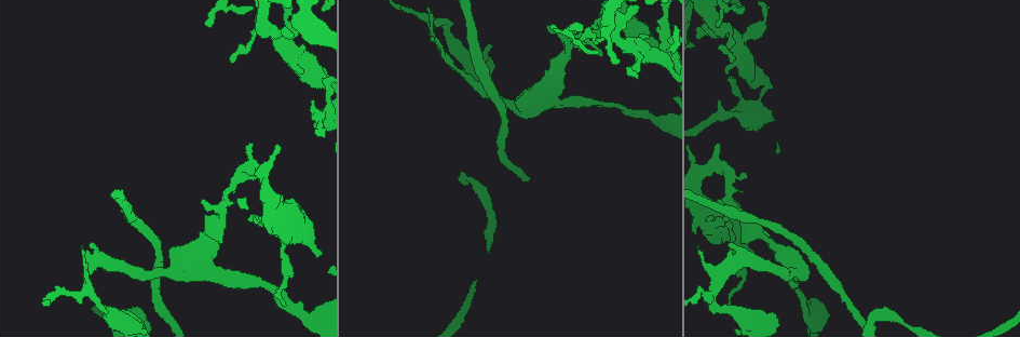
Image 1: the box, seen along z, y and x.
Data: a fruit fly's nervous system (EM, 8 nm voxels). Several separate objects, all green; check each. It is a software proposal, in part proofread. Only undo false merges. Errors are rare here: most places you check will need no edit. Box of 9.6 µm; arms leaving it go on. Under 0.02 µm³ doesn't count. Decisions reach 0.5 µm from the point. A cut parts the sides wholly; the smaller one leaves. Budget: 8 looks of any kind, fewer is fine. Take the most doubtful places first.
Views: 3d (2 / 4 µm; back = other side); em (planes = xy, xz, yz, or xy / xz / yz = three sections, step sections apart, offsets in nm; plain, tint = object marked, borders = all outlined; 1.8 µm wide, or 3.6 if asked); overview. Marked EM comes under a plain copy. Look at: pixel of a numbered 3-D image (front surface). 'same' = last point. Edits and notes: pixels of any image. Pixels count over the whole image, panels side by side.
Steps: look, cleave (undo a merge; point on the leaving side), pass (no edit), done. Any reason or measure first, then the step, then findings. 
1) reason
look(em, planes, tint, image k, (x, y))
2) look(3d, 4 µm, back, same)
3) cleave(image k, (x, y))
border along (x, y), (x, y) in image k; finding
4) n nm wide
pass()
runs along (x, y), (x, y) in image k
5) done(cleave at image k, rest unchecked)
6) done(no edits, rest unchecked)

thick turns thin
look(3d, 2 µm, image 1, (607, 13))

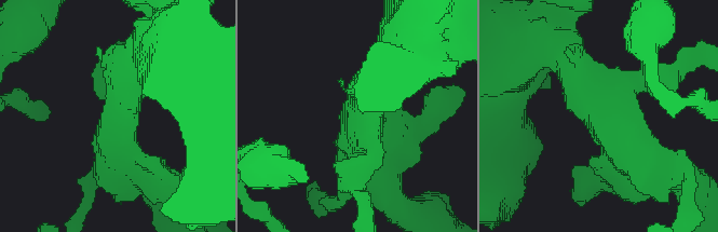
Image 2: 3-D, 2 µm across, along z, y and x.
3 arms; arms of 180, 280, 300 nm
look(em, planes, tint, image 2, (606, 112))

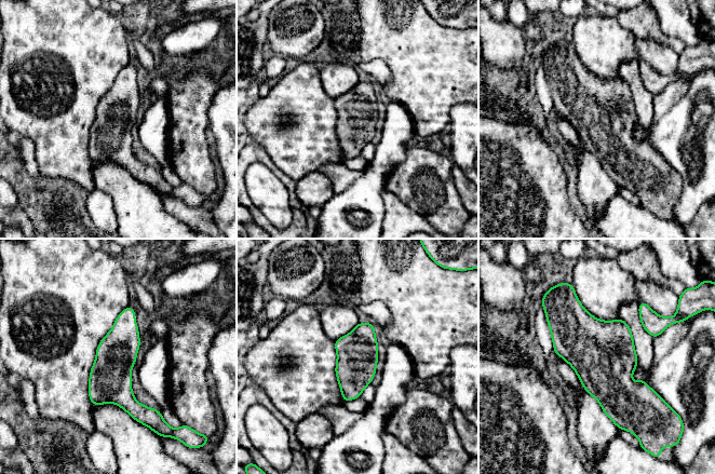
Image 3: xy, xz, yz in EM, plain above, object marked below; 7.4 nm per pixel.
pass()
continuous, no second neuron

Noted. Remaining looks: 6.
thin neck
look(em, yz, step 8, tint, image 1, (716, 293))

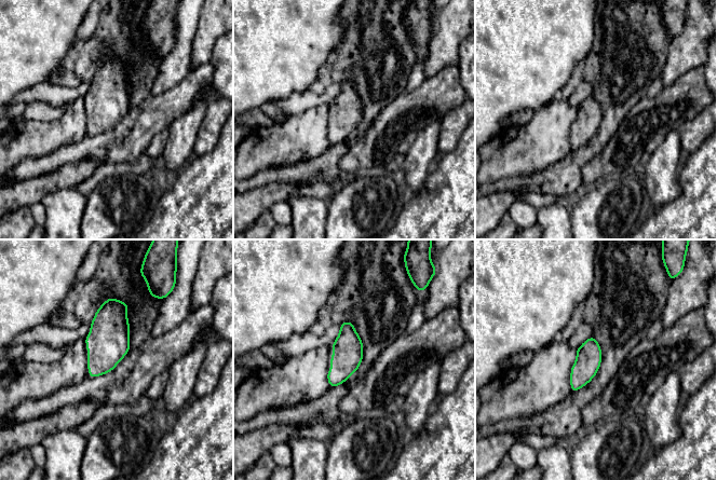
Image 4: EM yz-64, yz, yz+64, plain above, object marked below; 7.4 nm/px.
pass()
all the same neuron

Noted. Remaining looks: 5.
thin neck
look(3d, 4 µm, image 1, (579, 35))

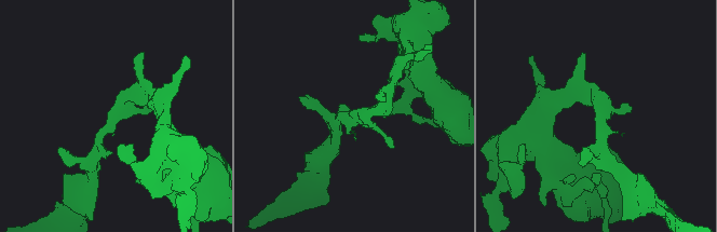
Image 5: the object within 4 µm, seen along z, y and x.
shape alone is not enough
look(em, planes, tint, image 5, (356, 117))

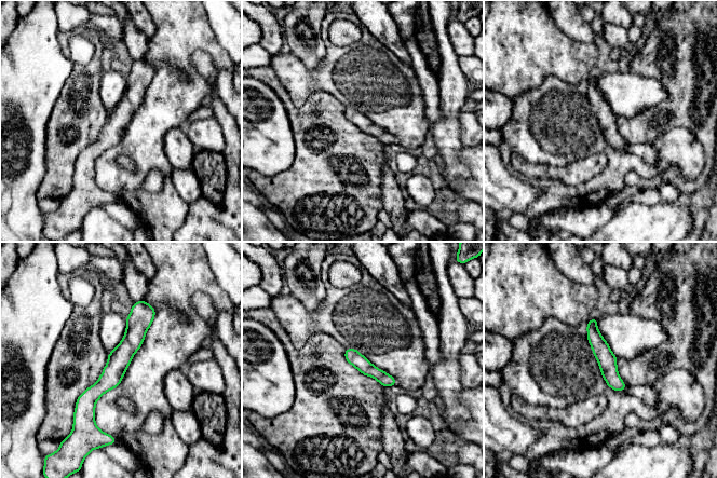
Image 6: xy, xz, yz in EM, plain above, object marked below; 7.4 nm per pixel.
110 nm wide
pass()
runs along (143, 303), (88, 418) in image 6; continuous, no second neuron

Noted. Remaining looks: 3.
done(no edits, rest unchecked)

